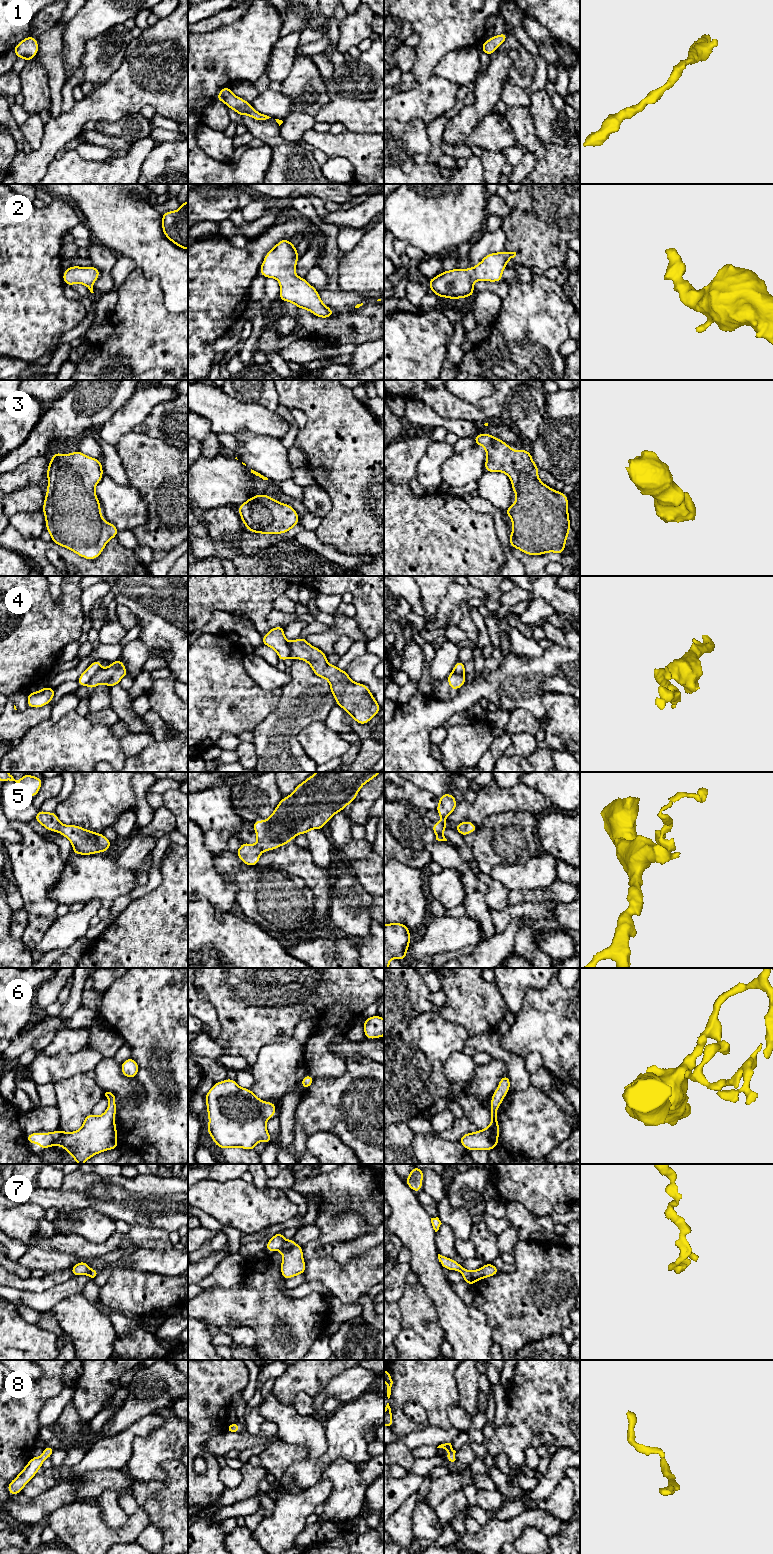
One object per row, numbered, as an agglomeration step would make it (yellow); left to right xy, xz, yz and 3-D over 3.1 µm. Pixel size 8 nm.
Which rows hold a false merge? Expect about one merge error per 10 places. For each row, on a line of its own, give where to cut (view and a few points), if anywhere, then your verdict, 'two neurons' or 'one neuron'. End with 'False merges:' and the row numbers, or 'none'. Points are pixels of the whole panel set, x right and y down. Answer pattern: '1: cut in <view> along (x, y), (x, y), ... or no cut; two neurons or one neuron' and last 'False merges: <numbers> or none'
1: no cut; one neuron
2: no cut; one neuron
3: no cut; one neuron
4: cut in xy along (100, 667), (87, 683); two neurons
5: no cut; one neuron
6: no cut; one neuron
7: no cut; one neuron
8: no cut; one neuron
False merges: 4

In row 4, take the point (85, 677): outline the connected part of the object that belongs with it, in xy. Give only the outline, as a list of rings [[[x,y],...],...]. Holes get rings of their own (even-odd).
[[[96,660],[79,676],[77,683],[79,686],[87,685],[94,674],[101,668],[101,661]]]

